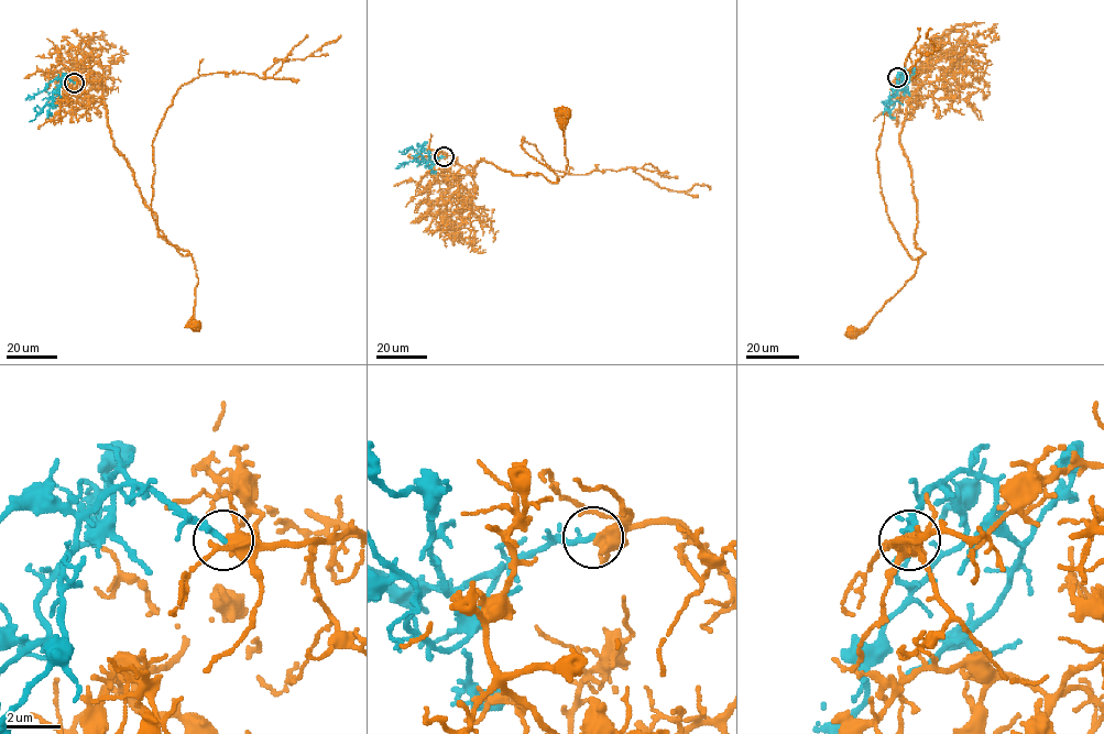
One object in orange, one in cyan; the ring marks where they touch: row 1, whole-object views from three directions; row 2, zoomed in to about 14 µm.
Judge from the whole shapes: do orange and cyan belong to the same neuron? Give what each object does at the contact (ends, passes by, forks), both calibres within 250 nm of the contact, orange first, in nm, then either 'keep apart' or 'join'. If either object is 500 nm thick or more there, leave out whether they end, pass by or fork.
orange forks; cyan ends; calibres 360 and 240 nm; join

